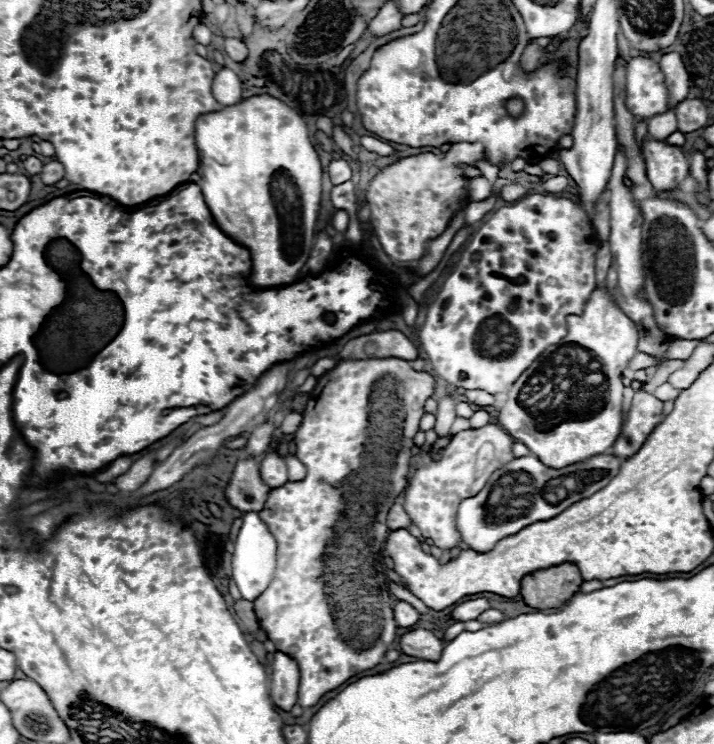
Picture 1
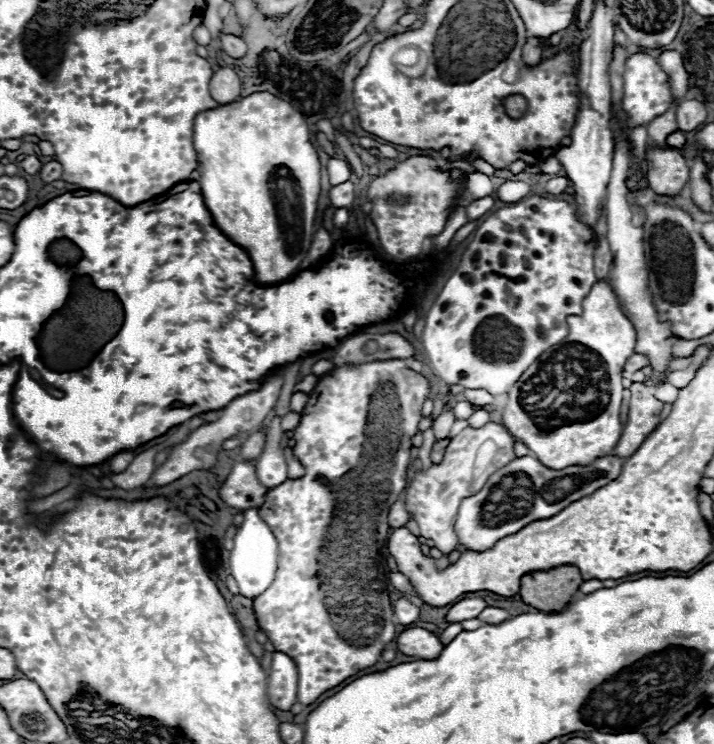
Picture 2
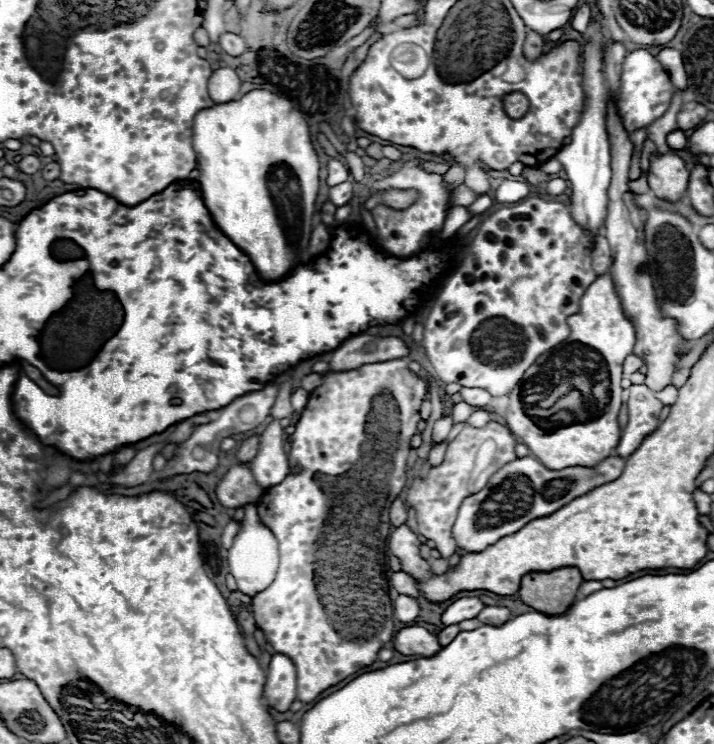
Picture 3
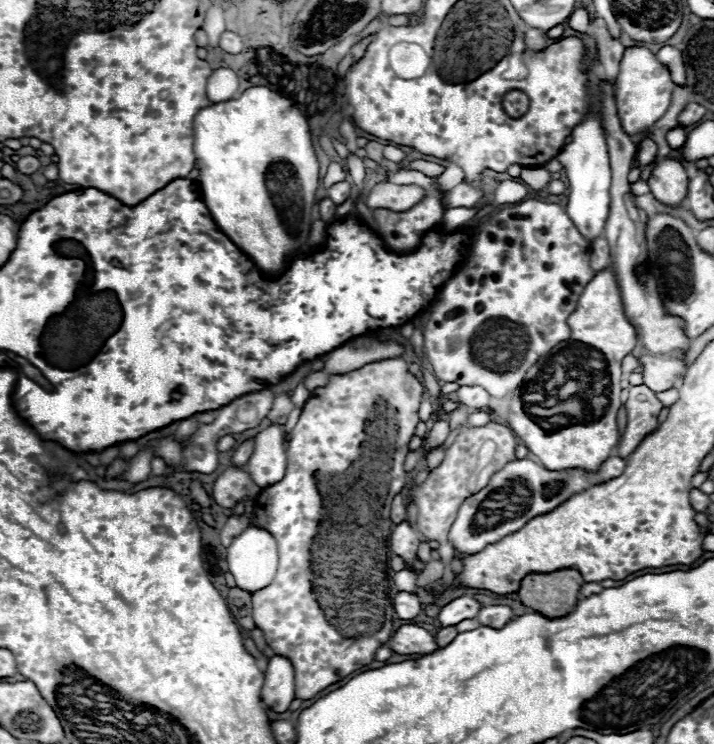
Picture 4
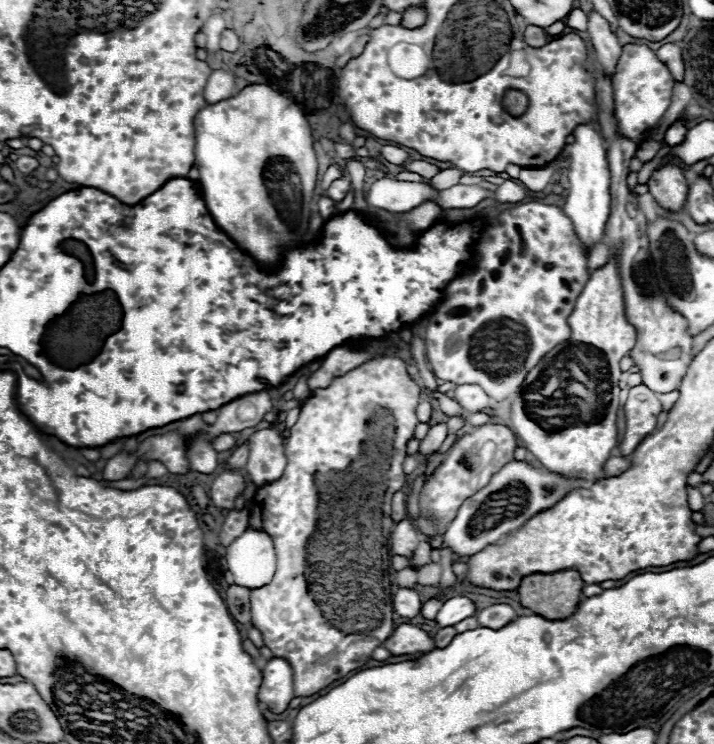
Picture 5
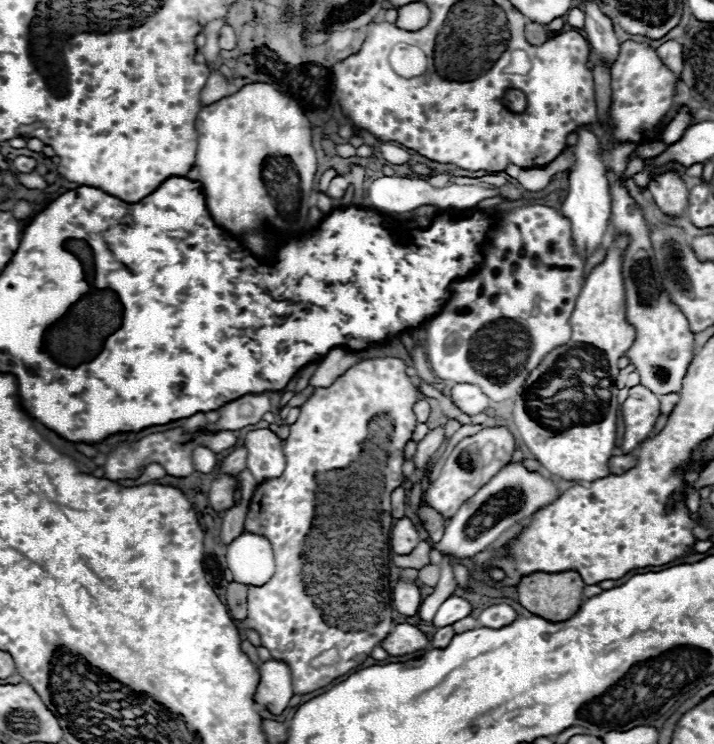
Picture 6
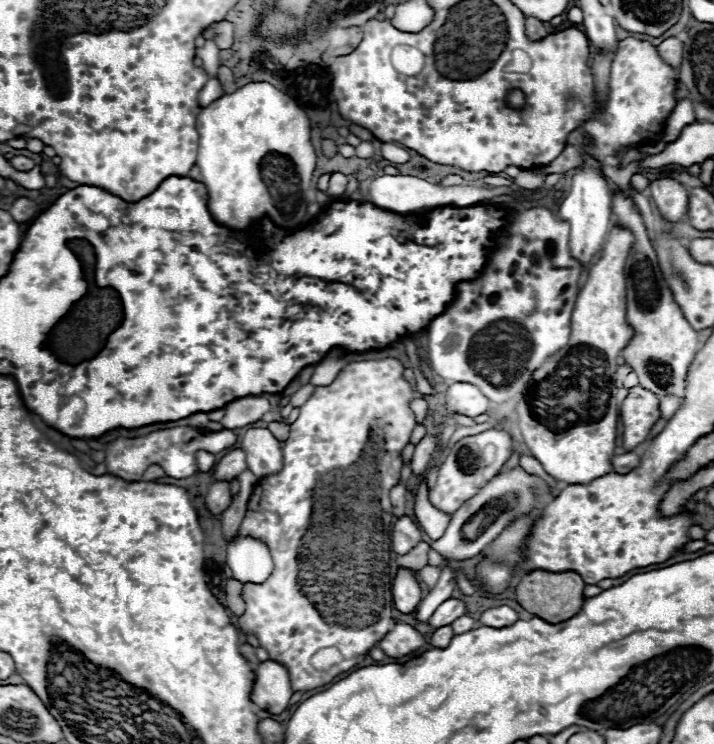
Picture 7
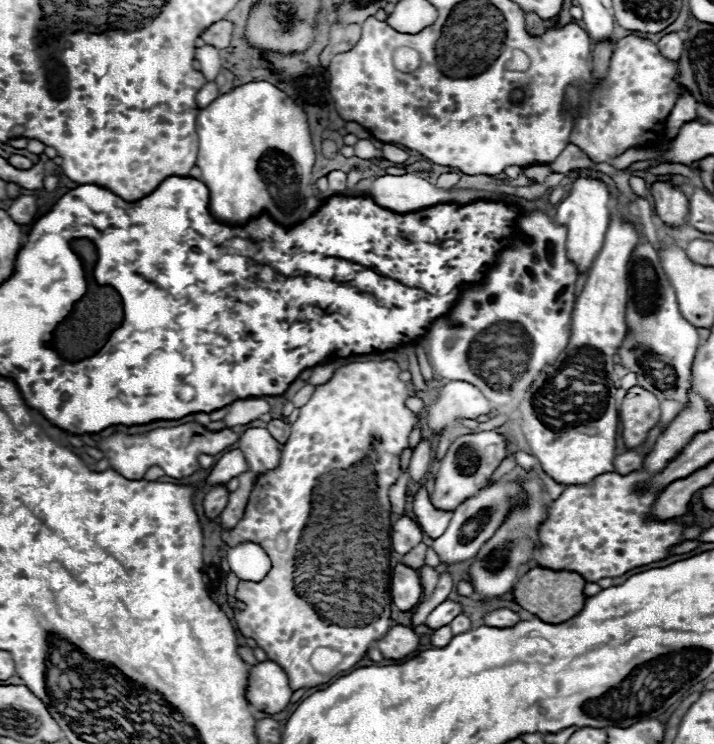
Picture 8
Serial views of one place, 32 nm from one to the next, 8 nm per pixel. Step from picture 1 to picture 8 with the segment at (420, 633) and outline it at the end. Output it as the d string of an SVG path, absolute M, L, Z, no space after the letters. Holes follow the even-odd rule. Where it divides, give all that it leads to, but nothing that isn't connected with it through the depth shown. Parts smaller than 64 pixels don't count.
M396 624L384 638L380 638L376 642L376 646L386 658L398 660L398 658L404 658L406 654L414 652L420 646L420 636L410 626Z

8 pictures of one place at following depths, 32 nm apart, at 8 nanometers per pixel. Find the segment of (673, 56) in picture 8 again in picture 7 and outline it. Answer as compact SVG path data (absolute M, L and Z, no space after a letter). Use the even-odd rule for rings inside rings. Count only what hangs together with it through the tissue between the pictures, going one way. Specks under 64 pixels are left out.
M668 38L658 46L658 54L662 56L662 60L670 66L674 66L674 70L680 70L682 64L682 42L678 38Z

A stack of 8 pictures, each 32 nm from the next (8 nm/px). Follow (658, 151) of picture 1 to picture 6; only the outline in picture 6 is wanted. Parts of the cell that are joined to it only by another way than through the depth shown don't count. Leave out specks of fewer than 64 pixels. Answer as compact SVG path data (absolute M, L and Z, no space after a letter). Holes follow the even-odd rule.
M668 168L660 174L656 174L648 182L648 190L650 190L656 206L662 212L666 212L670 216L684 214L686 204L688 204L688 188L674 168Z

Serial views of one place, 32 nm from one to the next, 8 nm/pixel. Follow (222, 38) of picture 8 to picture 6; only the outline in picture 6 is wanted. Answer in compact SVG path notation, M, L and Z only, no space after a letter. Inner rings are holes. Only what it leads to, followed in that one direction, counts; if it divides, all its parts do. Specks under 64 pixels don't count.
M224 26L222 30L220 30L220 40L218 40L218 44L220 44L220 48L222 50L234 50L236 48L236 34L234 34L234 30L230 28L230 26Z

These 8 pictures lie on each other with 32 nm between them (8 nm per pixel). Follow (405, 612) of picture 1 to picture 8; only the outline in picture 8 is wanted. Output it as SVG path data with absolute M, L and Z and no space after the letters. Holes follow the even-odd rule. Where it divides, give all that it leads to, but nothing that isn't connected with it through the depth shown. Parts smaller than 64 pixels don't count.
M396 564L392 576L392 600L402 612L410 612L422 598L422 586L418 572L404 564Z

